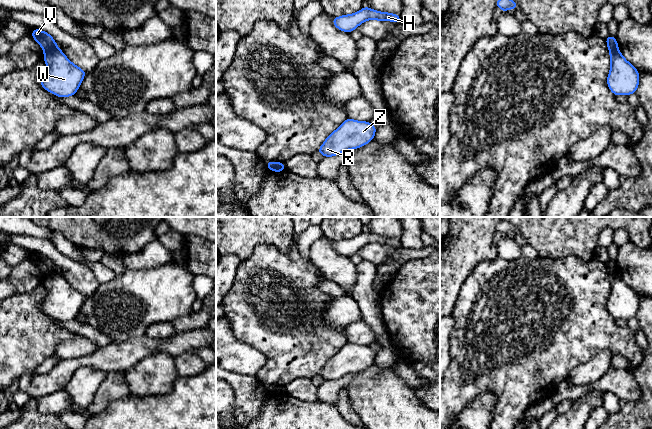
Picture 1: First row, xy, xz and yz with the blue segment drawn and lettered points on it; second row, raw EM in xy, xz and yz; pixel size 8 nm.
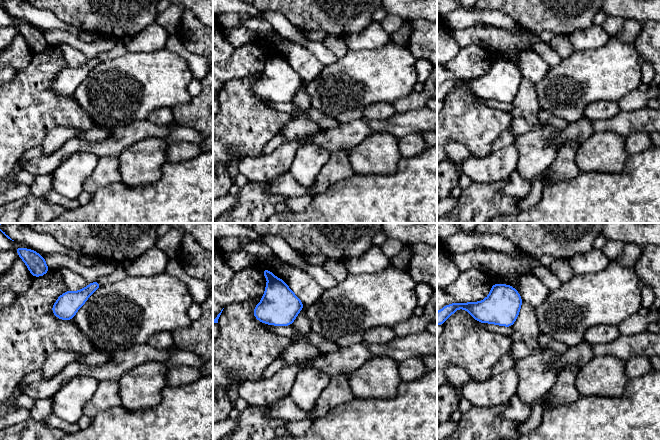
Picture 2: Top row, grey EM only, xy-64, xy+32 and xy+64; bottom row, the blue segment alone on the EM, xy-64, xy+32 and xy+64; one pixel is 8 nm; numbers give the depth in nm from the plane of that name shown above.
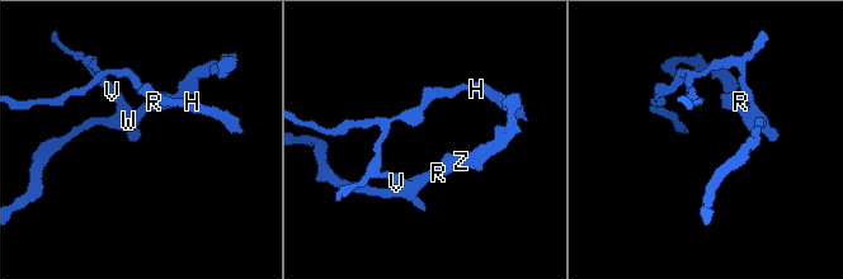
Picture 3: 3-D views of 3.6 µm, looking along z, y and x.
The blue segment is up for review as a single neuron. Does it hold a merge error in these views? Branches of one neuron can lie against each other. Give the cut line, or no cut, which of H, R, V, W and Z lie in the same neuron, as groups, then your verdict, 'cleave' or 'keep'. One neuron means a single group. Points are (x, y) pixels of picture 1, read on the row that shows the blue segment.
cut in xy along (56, 46), (45, 53); H V / R W Z; cleave

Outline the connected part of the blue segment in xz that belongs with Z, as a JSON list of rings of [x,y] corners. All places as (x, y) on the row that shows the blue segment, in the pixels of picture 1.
[[[347,118],[316,151],[324,157],[337,156],[347,150],[365,146],[374,139],[376,126]]]

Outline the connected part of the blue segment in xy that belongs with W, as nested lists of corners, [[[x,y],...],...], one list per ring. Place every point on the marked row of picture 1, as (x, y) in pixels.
[[[58,47],[46,52],[43,59],[47,72],[41,78],[41,86],[57,97],[75,95],[87,73],[73,64]]]

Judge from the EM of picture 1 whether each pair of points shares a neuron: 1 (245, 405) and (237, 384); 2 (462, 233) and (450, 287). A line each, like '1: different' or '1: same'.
1: same
2: same

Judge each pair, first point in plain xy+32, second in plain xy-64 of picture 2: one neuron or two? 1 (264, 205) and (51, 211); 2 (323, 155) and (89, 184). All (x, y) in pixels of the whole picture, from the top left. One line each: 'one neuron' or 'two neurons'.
1: one neuron
2: two neurons

